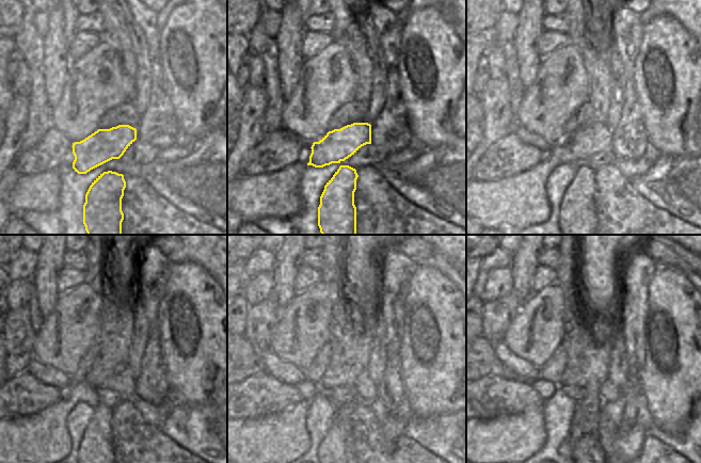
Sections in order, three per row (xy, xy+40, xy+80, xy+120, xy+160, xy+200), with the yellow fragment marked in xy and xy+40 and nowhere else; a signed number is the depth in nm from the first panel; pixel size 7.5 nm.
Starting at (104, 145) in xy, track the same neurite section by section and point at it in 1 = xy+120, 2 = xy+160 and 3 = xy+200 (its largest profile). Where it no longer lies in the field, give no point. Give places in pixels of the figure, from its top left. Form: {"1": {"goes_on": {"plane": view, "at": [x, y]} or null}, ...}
{"1": {"goes_on": {"plane": "xy+120", "at": [124, 382]}}, "2": {"goes_on": {"plane": "xy+160", "at": [365, 387]}}, "3": {"goes_on": {"plane": "xy+200", "at": [608, 388]}}}

